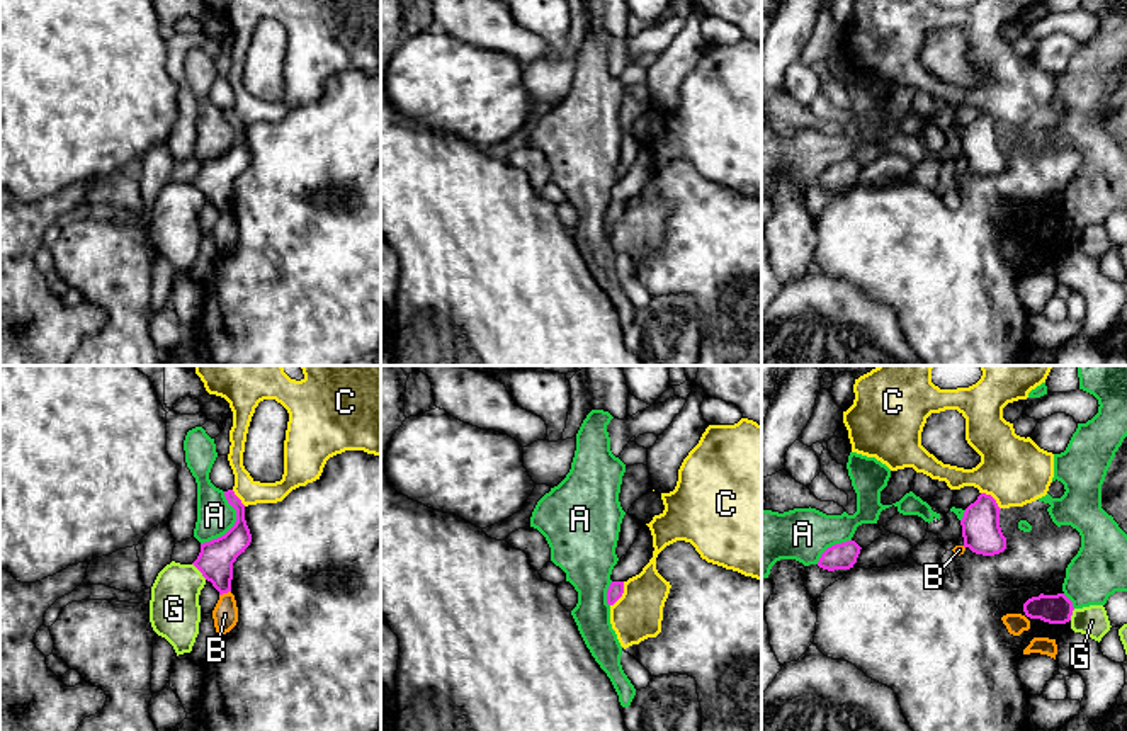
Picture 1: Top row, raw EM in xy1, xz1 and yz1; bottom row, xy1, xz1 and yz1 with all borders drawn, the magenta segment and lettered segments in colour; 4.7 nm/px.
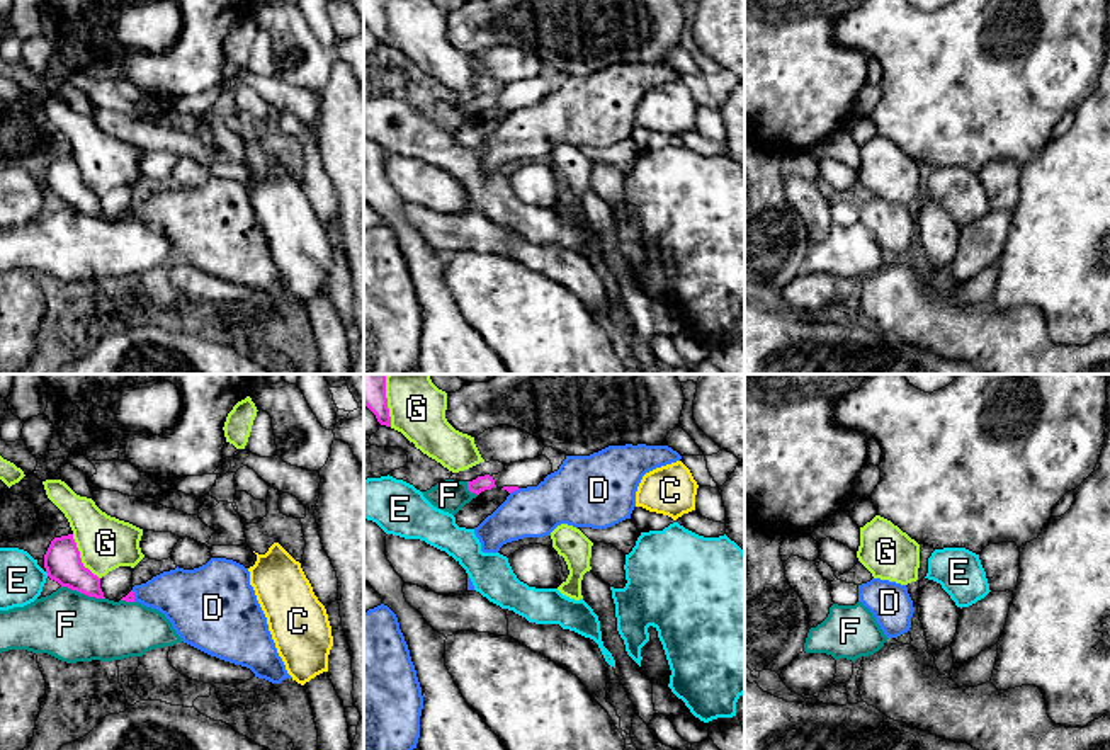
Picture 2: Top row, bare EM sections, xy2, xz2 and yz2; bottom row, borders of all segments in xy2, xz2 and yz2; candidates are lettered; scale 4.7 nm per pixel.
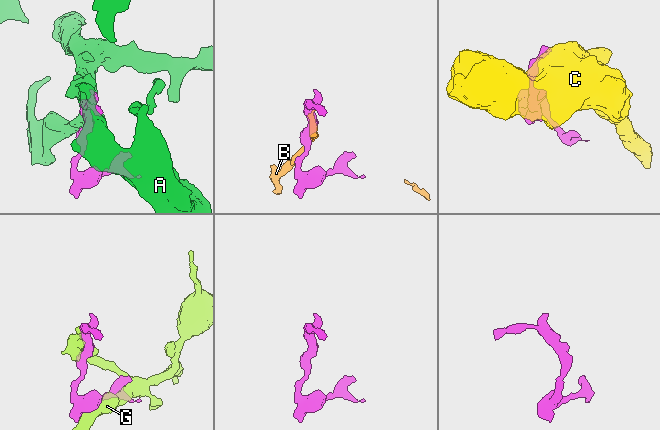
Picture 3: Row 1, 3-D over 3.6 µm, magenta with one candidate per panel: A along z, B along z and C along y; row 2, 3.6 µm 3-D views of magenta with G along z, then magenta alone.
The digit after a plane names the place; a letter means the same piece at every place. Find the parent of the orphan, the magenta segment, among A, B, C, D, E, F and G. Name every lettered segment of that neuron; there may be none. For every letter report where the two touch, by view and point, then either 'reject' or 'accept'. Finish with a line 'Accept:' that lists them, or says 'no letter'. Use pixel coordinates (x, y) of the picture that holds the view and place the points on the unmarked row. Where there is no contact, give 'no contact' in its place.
A: contact xy1 (235, 143); reject
B: contact xy1 (225, 211); reject
C: contact xz1 (622, 211); reject
D: contact xy2 (133, 215); reject
E: contact xy2 (46, 191); reject
F: contact xy2 (84, 211); reject
G: contact xy2 (80, 177); reject
Accept: no letter

